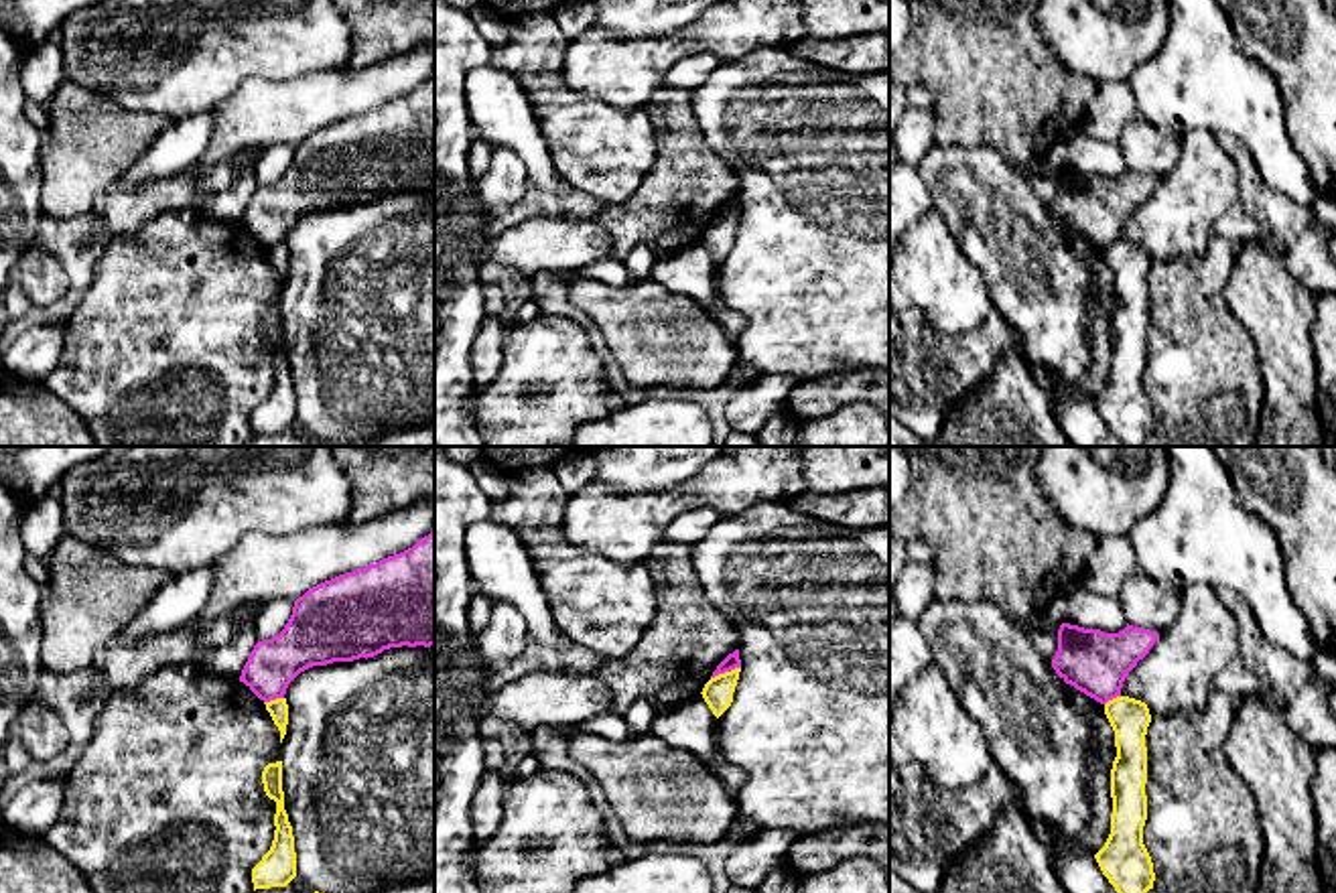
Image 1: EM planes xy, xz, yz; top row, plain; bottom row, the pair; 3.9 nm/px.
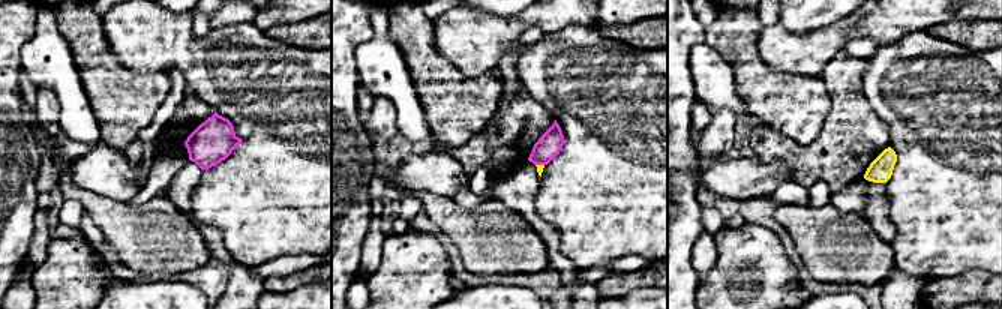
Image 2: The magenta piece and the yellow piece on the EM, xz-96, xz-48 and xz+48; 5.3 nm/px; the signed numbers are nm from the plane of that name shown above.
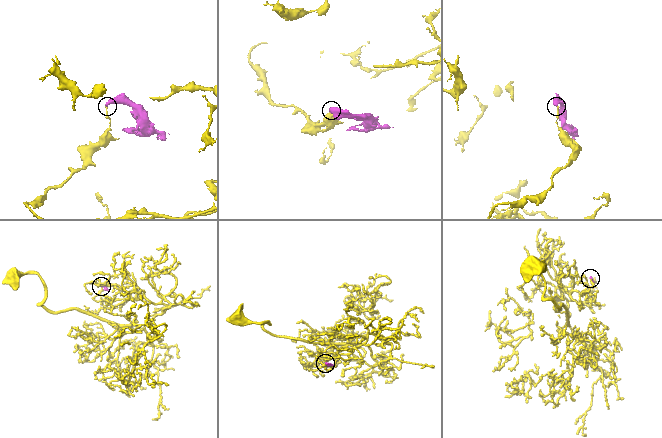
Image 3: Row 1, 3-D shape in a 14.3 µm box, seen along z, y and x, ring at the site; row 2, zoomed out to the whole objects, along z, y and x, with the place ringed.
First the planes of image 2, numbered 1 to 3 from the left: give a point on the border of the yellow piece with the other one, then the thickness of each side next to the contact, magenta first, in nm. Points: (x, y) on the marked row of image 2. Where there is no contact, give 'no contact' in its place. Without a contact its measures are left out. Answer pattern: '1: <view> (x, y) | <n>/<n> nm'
1: no contact
2: xz-48 (540, 164) | 140/30 nm
3: no contact

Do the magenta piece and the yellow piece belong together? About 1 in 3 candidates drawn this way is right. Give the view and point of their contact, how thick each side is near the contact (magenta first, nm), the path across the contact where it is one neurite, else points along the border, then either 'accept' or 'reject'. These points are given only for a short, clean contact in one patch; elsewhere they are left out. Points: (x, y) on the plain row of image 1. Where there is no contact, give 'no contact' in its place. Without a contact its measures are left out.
contact xz (725, 216); calibres 60 and 120 nm; border xz (740, 212), (711, 224); reject

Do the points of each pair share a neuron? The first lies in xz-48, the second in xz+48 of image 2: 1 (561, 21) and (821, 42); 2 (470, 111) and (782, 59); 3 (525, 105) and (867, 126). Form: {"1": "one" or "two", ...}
{"1": "one", "2": "two", "3": "one"}

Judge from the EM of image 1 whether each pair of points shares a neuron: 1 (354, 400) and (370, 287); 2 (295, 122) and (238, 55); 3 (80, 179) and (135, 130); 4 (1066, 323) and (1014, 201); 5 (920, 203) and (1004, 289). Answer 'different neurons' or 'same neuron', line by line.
1: same neuron
2: different neurons
3: same neuron
4: same neuron
5: different neurons

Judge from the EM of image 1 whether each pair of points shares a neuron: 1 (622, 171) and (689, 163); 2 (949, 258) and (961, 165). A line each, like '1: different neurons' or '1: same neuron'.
1: different neurons
2: same neuron

